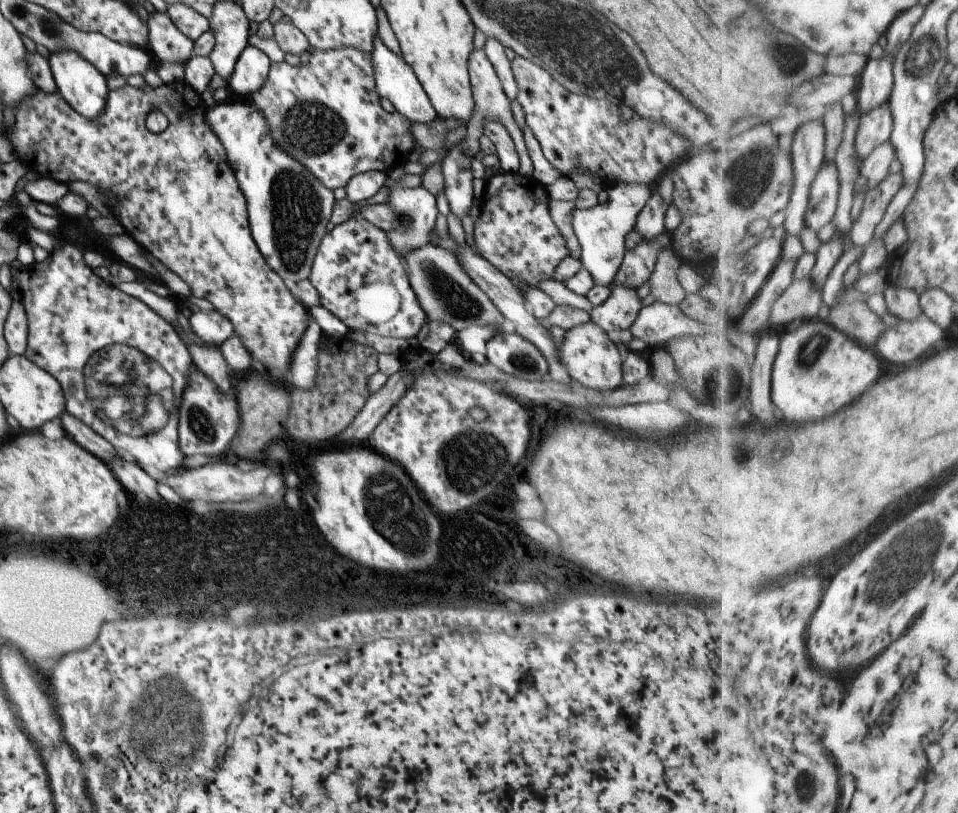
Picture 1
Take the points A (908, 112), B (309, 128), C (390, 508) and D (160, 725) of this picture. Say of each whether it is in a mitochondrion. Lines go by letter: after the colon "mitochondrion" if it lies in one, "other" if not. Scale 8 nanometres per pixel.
A: other
B: mitochondrion
C: mitochondrion
D: mitochondrion

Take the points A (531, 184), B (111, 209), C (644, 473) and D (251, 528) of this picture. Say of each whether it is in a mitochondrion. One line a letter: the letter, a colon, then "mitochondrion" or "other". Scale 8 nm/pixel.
A: other
B: other
C: other
D: mitochondrion

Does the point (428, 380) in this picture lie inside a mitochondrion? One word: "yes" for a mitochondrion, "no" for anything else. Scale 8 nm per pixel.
no

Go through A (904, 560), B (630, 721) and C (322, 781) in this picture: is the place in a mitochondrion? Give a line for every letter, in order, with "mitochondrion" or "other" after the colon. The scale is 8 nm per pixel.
A: mitochondrion
B: other
C: other

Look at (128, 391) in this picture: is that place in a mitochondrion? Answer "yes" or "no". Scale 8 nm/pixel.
yes

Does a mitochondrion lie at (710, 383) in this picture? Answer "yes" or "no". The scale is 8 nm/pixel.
yes

